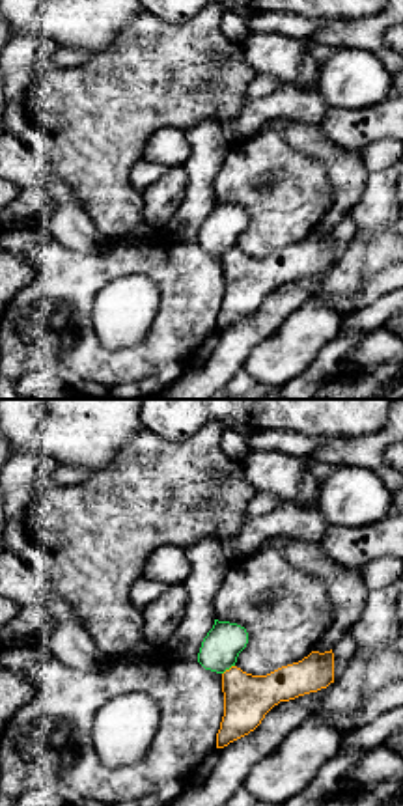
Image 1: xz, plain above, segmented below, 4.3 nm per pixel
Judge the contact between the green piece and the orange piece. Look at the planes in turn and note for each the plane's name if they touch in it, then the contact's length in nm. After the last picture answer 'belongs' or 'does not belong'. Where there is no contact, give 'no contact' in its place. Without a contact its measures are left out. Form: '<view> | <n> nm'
xz | 70 nm

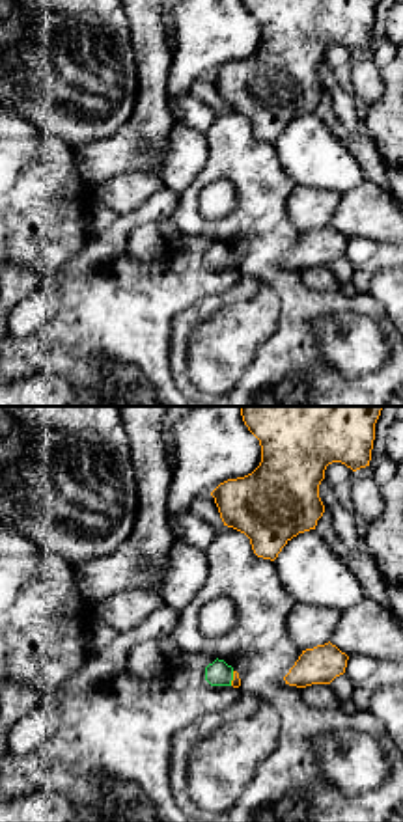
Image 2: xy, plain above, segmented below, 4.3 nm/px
xy | 70 nm

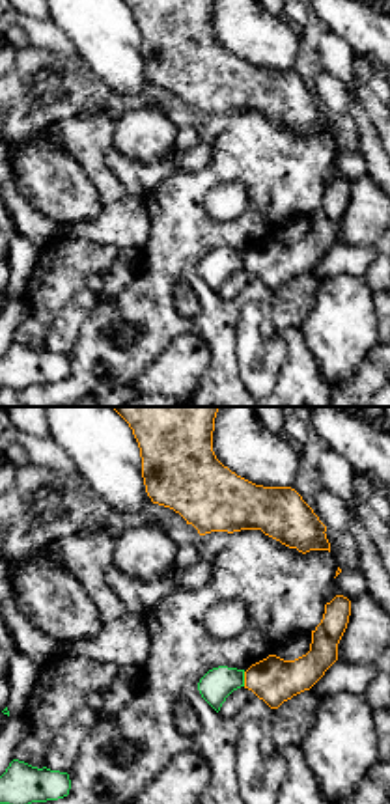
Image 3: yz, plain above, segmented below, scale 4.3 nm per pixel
yz | 60 nm

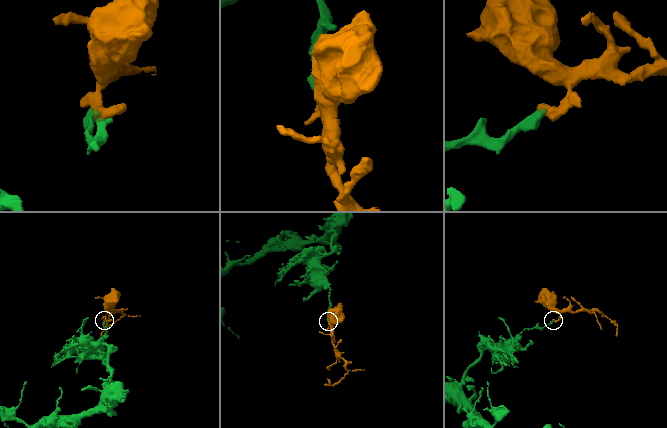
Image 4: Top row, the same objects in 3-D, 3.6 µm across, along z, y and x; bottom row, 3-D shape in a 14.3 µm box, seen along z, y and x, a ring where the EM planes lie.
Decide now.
does not belong

